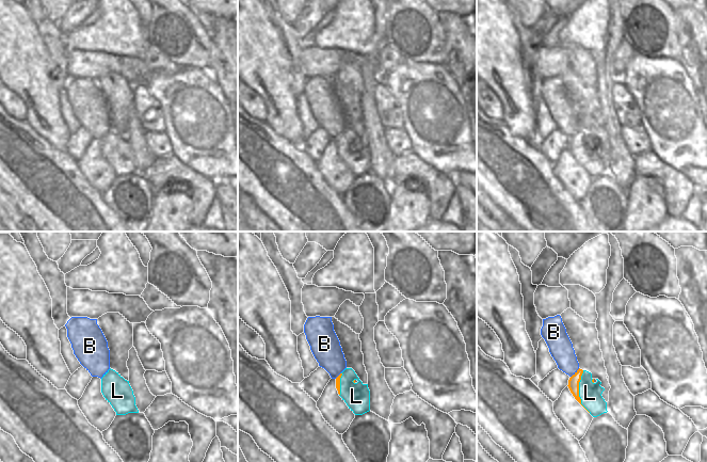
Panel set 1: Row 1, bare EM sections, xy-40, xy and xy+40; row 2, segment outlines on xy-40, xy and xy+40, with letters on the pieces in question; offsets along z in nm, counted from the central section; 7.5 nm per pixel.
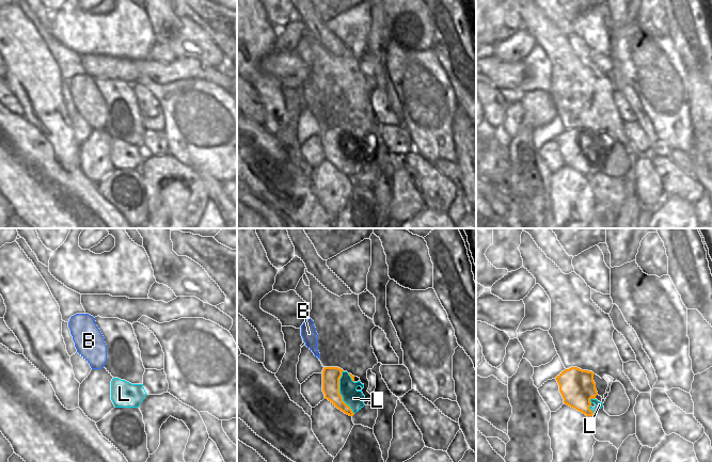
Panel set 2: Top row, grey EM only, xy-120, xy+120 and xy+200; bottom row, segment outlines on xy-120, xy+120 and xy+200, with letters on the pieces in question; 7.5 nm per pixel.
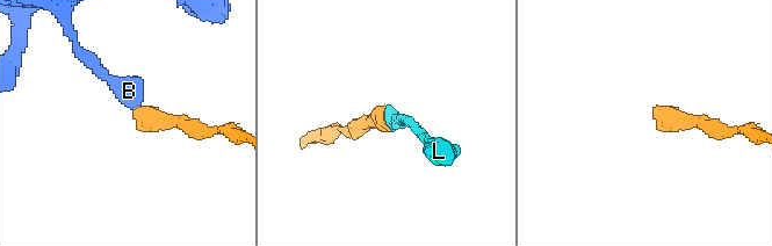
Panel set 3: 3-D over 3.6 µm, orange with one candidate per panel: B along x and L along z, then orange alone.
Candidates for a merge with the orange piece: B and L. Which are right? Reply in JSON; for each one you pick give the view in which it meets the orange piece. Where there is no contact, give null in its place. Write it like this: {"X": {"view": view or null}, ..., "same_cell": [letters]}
{"L": {"view": "xy+40"}, "same_cell": ["L"]}

